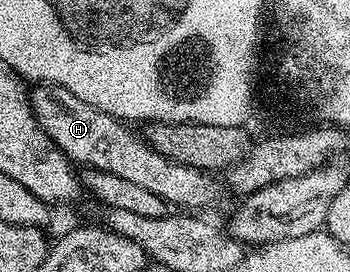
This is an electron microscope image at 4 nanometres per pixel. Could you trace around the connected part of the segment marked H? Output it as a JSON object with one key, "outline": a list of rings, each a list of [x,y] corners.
{"outline":[[[39,83],[30,90],[31,110],[35,116],[35,122],[39,128],[45,131],[45,135],[60,149],[69,160],[76,166],[96,169],[97,171],[109,171],[109,175],[118,175],[121,179],[126,179],[132,183],[137,183],[141,187],[146,187],[148,191],[153,191],[153,195],[161,195],[161,199],[167,201],[168,206],[180,205],[183,211],[203,211],[207,204],[215,197],[215,185],[212,178],[204,173],[202,169],[185,167],[181,163],[173,163],[165,159],[165,155],[157,155],[153,147],[143,140],[138,132],[133,133],[119,118],[77,99],[73,91],[65,91],[65,87],[52,85],[50,83]]]}

